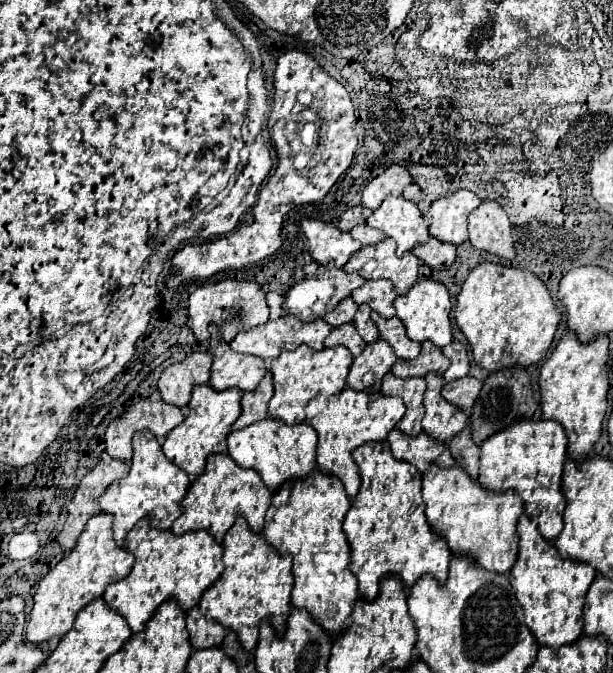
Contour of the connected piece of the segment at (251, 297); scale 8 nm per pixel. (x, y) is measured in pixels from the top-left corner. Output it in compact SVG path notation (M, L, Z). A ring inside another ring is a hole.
M221 280L209 286L191 286L189 288L189 320L191 330L197 342L209 340L207 326L217 324L225 342L231 342L233 336L241 330L249 330L251 326L265 324L269 320L269 308L265 302L263 286L255 282L239 282L239 280Z

